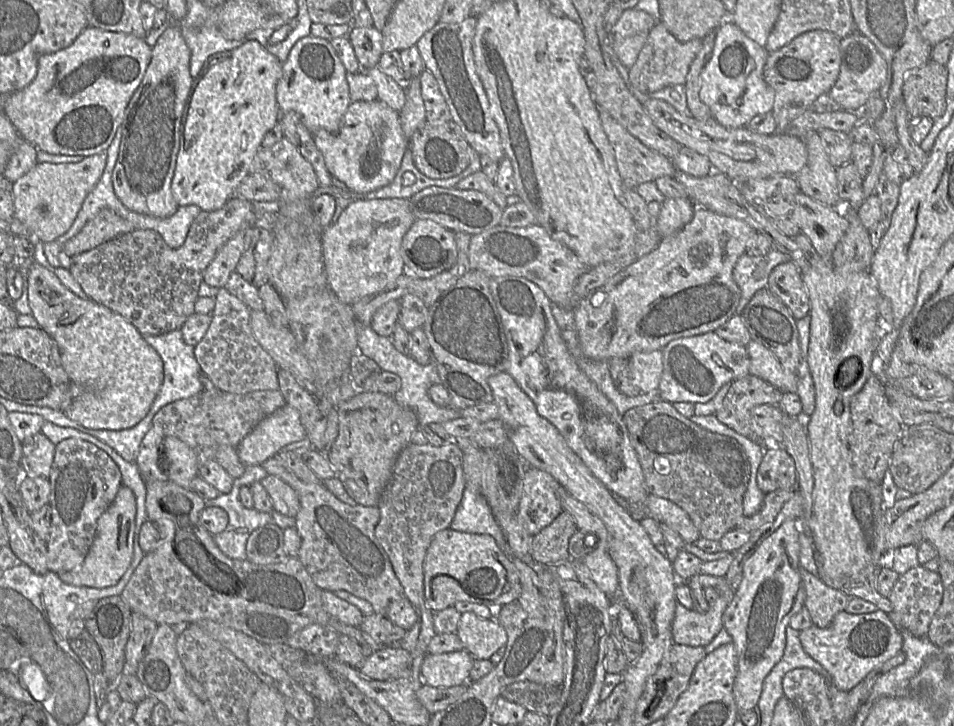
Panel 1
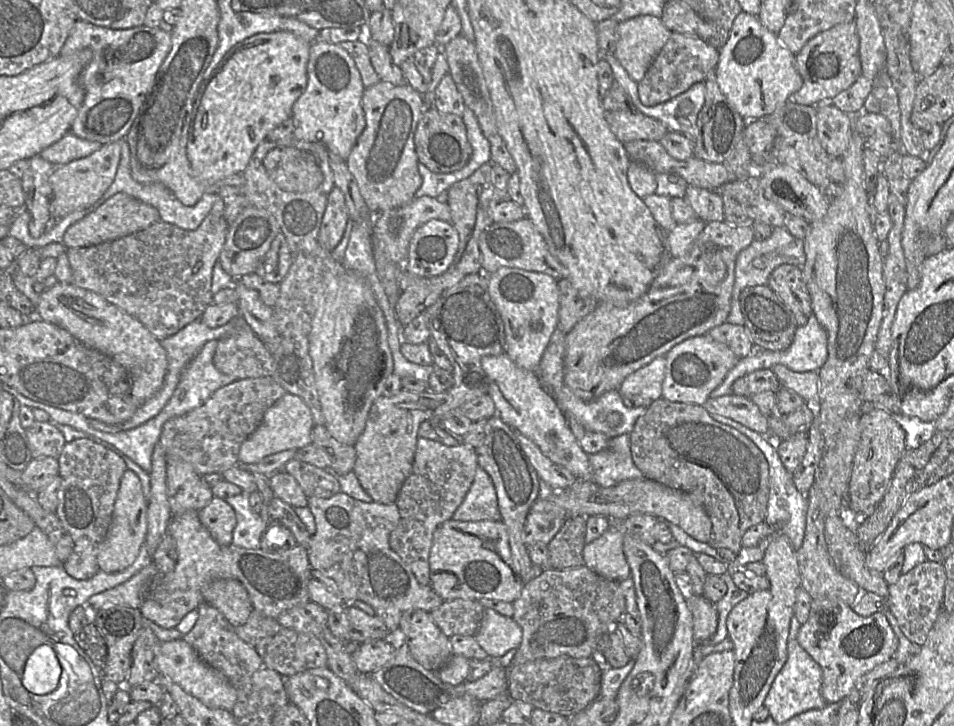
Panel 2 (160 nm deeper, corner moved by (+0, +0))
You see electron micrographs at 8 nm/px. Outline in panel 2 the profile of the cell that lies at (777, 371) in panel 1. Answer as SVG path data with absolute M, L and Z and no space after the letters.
M781 364L773 366L772 371L778 378L781 387L794 391L805 402L817 408L819 391L818 372L794 372Z

